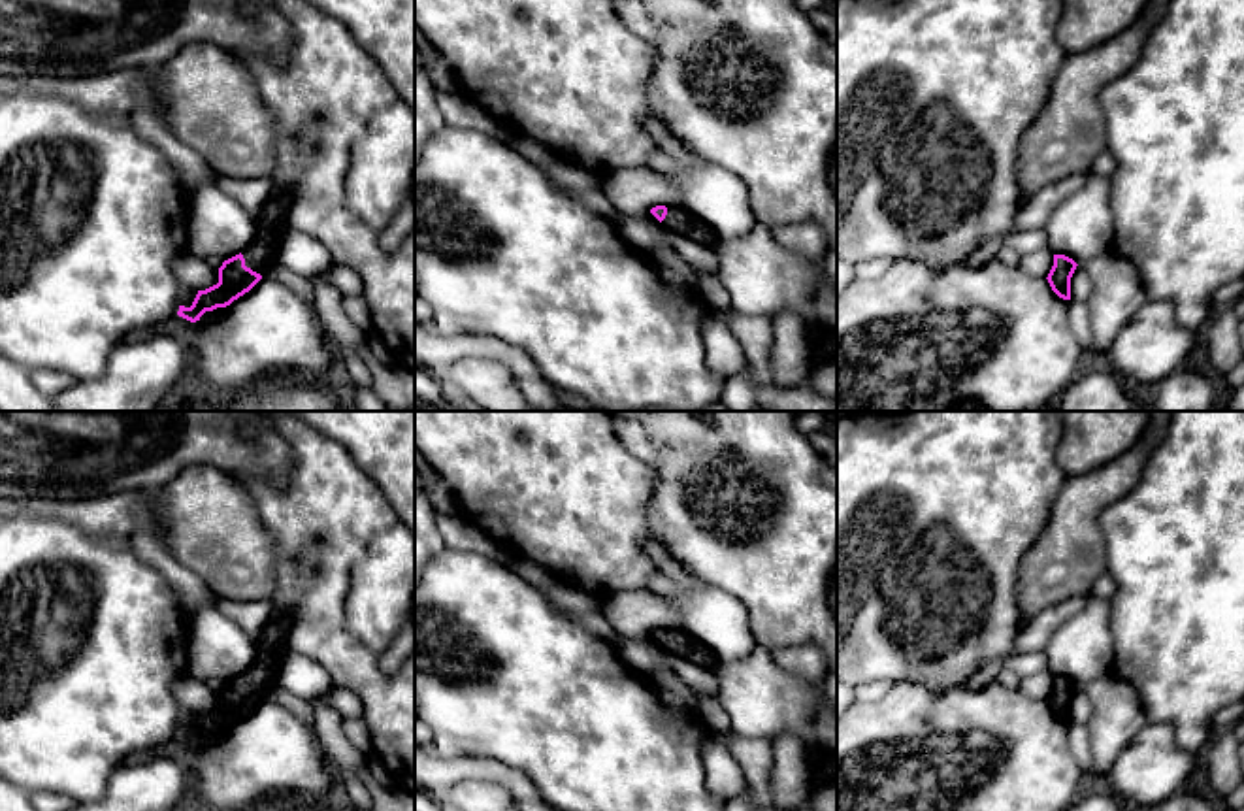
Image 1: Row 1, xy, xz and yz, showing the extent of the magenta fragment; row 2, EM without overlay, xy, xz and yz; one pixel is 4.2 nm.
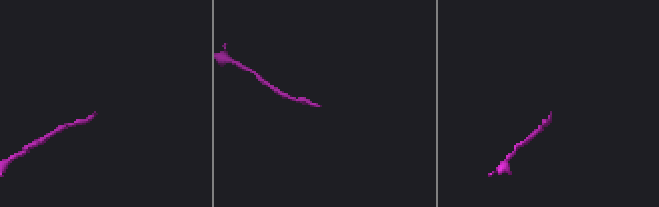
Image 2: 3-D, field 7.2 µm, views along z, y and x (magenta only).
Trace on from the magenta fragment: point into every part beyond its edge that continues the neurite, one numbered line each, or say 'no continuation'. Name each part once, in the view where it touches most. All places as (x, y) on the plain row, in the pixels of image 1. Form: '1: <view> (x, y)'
1: xy (261, 678)

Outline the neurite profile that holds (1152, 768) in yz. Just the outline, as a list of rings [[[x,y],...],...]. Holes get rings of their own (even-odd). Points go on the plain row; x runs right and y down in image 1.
[[[1155,722],[1146,724],[1103,775],[1125,803],[1157,807],[1186,788],[1193,762],[1195,754],[1178,747],[1174,728]]]

